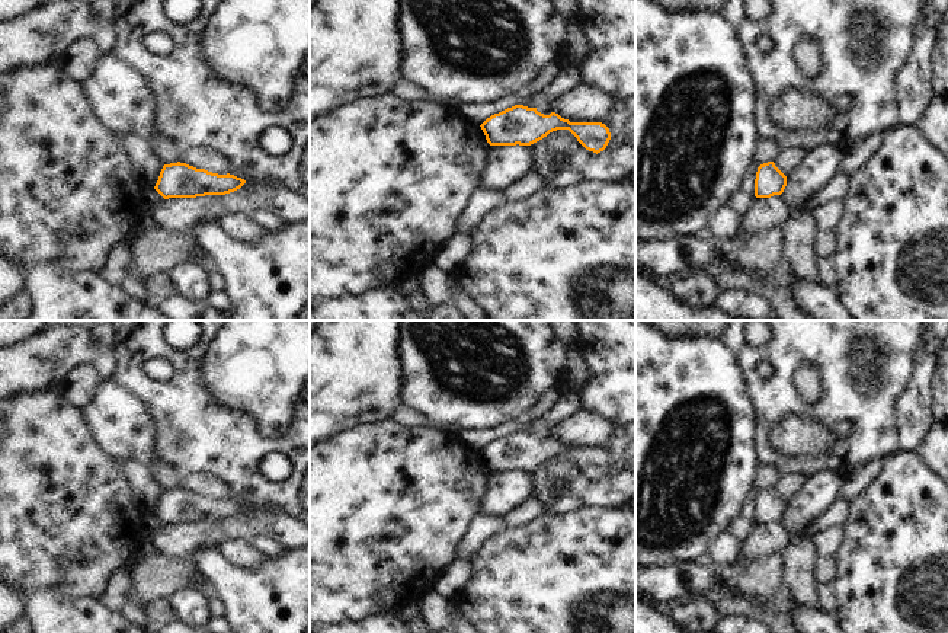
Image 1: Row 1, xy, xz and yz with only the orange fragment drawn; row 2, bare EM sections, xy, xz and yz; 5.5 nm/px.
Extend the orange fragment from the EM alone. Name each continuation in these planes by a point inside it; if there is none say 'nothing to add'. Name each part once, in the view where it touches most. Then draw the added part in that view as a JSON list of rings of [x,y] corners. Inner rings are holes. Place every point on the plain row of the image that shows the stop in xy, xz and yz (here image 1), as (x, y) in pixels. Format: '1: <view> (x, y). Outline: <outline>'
nothing to add

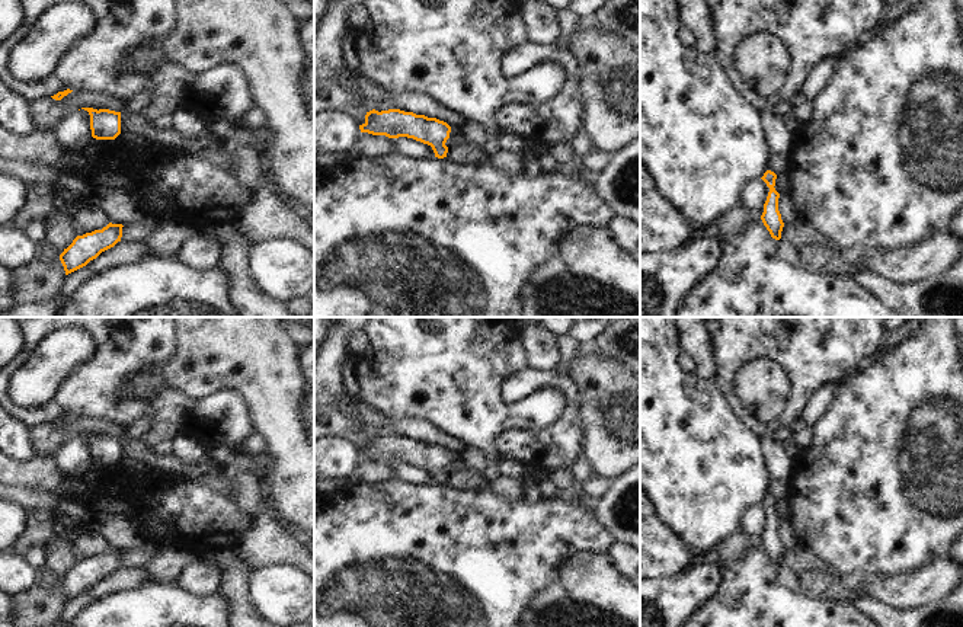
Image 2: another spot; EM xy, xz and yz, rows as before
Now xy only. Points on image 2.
nothing to add

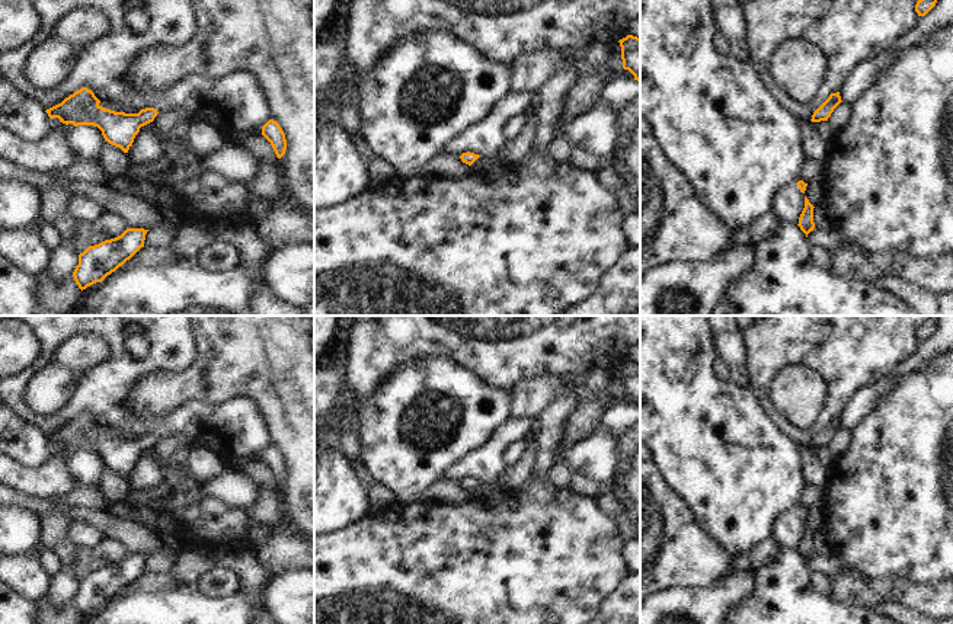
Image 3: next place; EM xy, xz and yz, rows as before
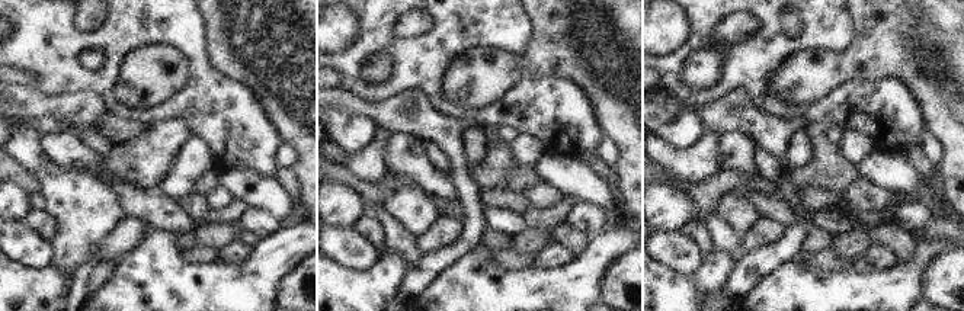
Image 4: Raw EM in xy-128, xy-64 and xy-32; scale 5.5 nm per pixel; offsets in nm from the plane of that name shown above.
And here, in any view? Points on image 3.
nothing to add

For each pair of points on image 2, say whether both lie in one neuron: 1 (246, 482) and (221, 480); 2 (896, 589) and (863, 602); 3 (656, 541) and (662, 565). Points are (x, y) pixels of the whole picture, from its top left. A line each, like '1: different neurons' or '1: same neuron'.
1: different neurons
2: different neurons
3: same neuron

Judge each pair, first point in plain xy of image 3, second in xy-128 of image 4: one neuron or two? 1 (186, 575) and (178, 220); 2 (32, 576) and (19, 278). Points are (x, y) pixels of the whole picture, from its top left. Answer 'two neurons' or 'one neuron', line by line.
1: two neurons
2: two neurons

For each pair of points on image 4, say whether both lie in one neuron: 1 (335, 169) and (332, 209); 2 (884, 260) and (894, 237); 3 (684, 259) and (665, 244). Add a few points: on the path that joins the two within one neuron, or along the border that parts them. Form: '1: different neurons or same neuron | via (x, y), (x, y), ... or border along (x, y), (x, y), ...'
1: different neurons | border along (332, 180), (349, 185), (362, 201)
2: different neurons | border along (877, 240), (893, 253), (897, 262)
3: same neuron | via (679, 255), (669, 247)

